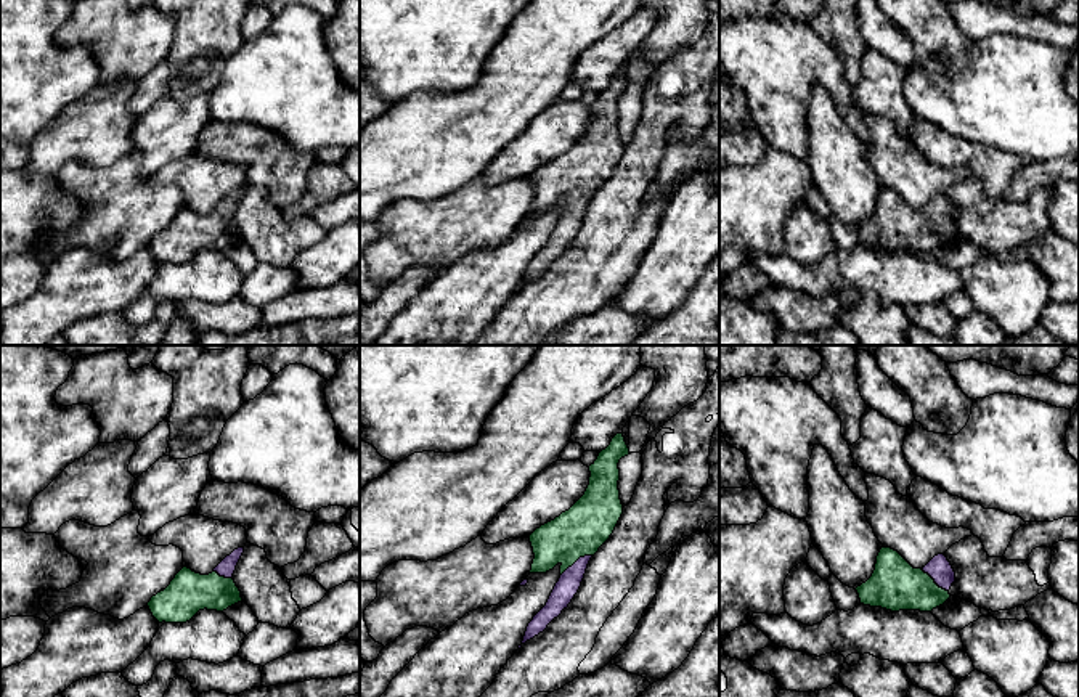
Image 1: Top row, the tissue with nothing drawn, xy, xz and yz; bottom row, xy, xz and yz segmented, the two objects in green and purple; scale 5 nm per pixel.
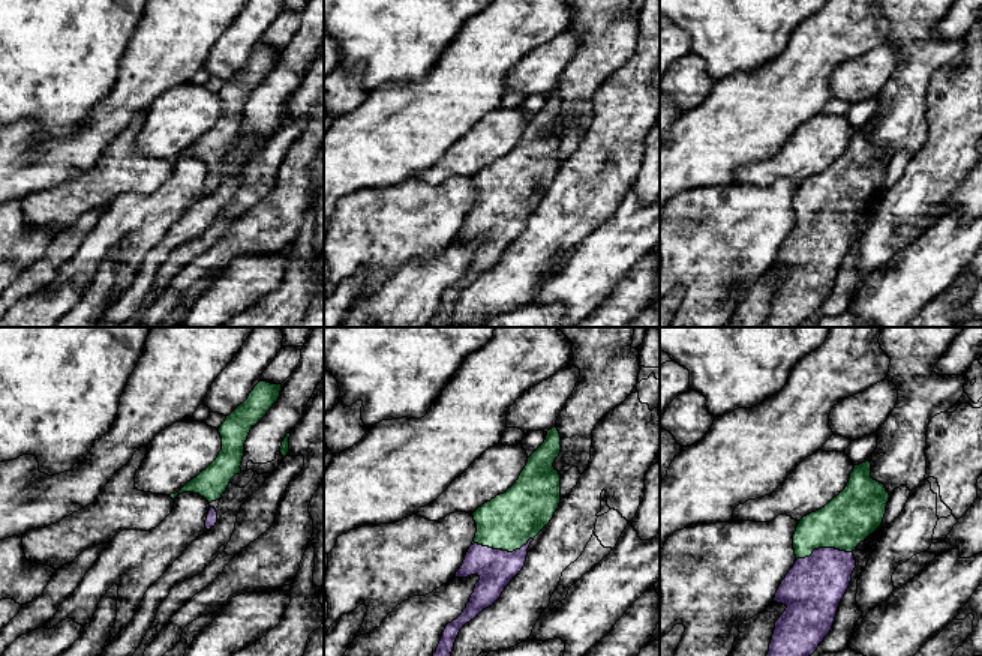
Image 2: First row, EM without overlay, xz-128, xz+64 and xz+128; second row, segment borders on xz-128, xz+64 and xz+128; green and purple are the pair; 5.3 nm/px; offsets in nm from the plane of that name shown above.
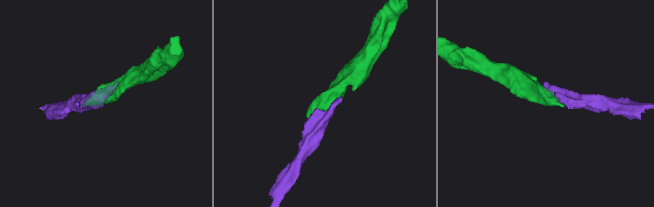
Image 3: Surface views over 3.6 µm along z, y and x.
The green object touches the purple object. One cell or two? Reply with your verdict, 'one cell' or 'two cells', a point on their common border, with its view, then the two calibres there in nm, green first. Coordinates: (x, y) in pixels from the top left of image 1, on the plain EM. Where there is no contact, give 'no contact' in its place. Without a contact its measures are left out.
one cell; contact xz (575, 201); calibres 240 and 120 nm

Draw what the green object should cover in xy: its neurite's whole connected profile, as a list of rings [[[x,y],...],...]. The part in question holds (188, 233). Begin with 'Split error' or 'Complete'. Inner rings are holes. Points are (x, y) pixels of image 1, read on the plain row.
Split error. [[[244,188],[234,190],[209,215],[183,207],[165,230],[148,243],[153,257],[159,263],[186,263],[199,251],[223,252],[241,243],[241,231],[233,214],[242,193]]]

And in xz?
Split error. [[[623,72],[617,74],[589,106],[584,135],[528,178],[533,188],[530,214],[546,214],[557,204],[560,218],[546,246],[528,263],[522,284],[543,273],[578,233],[591,198],[613,173],[621,154],[618,103],[629,95]]]

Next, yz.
Split error. [[[882,188],[872,217],[856,228],[861,244],[882,247],[891,252],[920,251],[931,252],[949,238],[955,212],[944,194],[934,196],[923,209],[914,209],[898,191]]]

